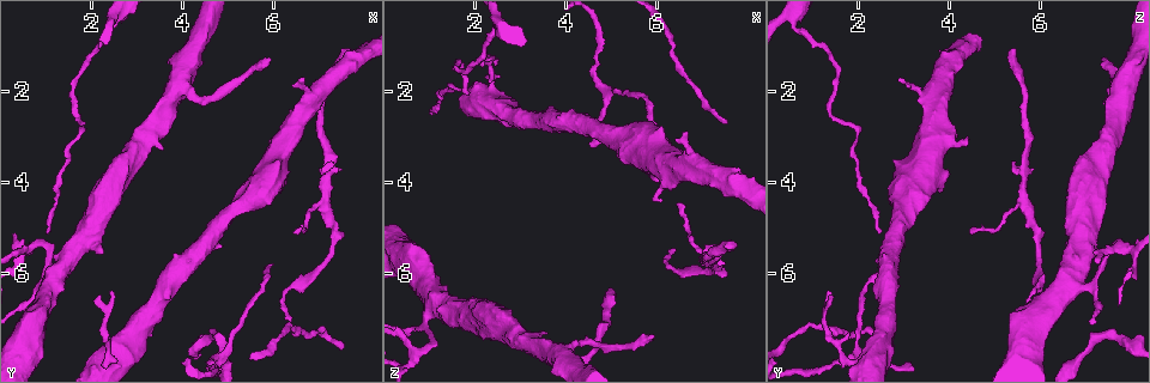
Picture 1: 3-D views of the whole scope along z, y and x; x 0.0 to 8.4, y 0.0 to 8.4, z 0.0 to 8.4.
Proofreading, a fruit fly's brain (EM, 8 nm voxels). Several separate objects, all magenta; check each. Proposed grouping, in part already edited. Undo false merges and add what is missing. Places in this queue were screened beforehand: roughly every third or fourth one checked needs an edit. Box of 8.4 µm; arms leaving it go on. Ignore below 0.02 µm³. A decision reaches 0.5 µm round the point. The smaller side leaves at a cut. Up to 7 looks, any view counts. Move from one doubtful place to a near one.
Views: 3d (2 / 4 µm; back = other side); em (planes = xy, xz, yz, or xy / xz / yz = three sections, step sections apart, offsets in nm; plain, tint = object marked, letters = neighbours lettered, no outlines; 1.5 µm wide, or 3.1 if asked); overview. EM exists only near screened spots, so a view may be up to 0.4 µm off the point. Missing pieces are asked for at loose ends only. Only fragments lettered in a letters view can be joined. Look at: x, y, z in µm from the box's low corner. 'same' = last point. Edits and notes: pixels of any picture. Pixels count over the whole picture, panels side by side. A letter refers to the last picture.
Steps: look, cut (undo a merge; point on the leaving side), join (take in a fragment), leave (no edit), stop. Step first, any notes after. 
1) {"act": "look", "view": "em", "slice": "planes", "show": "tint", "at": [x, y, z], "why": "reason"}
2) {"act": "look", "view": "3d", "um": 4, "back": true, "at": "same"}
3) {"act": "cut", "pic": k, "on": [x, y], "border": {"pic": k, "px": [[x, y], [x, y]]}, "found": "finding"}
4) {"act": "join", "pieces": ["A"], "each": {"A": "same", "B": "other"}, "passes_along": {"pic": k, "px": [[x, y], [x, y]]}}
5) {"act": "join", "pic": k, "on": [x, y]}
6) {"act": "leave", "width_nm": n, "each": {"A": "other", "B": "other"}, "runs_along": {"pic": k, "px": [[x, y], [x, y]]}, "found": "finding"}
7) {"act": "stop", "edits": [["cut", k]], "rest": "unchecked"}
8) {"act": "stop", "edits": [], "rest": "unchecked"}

{"act": "look", "view": "3d", "um": 2, "at": [1.00, 5.10, 2.45], "why": "long arm stops here"}

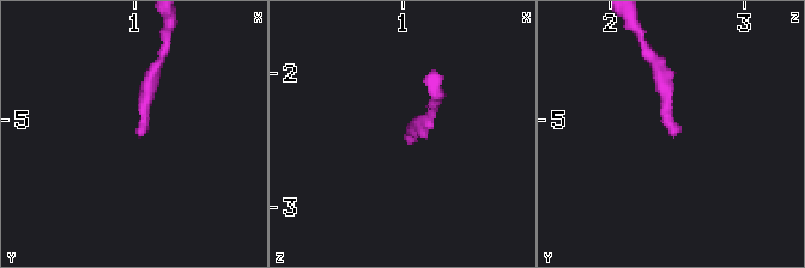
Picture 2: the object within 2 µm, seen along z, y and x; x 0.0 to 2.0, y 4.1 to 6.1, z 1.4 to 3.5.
{"act": "look", "view": "em", "slice": "planes", "show": "letters", "at": [1.02, 5.10, 2.46], "why": "need the tissue"}

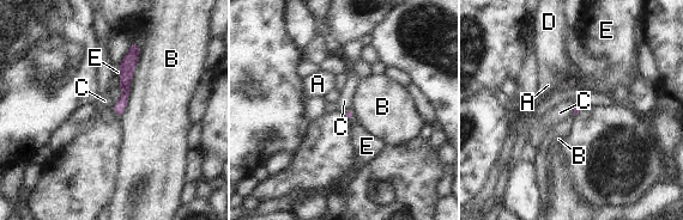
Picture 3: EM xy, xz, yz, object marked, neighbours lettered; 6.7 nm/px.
{"act": "leave", "each": {"A": "other", "B": "other", "C": "other", "D": "other", "E": "other"}, "border": {"pic": 3, "px": [[350, 108], [342, 111]]}, "found": "none of them fits"}

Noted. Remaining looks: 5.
{"act": "look", "view": "em", "slice": "planes", "show": "letters", "at": [6.10, 3.00, 4.40], "why": "thick end"}

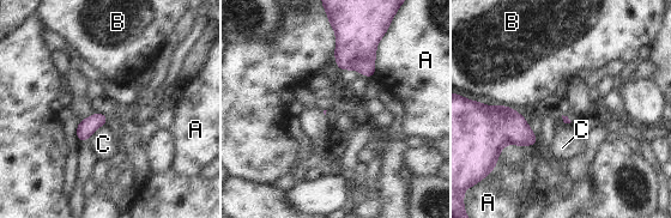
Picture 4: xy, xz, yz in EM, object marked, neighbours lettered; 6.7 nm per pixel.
{"act": "leave", "each": {"A": "other", "B": "other", "C": "other"}, "border": {"pic": 4, "px": [[106, 122], [88, 140]]}, "found": "none of them fits"}

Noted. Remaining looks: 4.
{"act": "look", "view": "3d", "um": 4, "at": [5.90, 1.30, 7.40], "why": "an open end"}

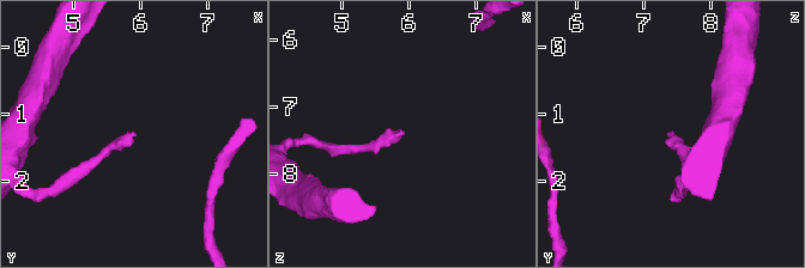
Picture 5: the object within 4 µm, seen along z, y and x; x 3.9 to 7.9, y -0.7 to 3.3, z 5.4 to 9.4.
{"act": "look", "view": "em", "slice": "xz", "step": 4, "show": "letters", "at": [5.95, 1.25, 7.40]}

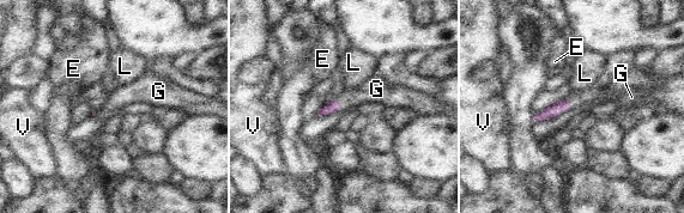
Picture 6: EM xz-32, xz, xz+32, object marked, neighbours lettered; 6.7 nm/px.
{"act": "look", "view": "em", "slice": "planes", "show": "letters", "at": "same"}

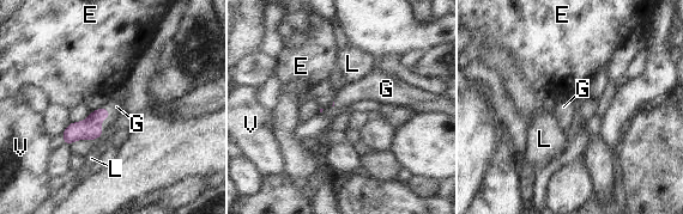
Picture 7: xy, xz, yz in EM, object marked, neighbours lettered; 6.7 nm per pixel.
{"act": "join", "pieces": ["G"], "each": {"E": "other", "G": "same", "L": "other", "V": "other"}, "passes_along": {"pic": 7, "px": [[89, 129], [106, 118], [116, 106]]}, "found": "the neuron continues"}

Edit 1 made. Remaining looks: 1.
{"act": "stop", "edits": [["join", 7]], "rest": "unchecked"}

